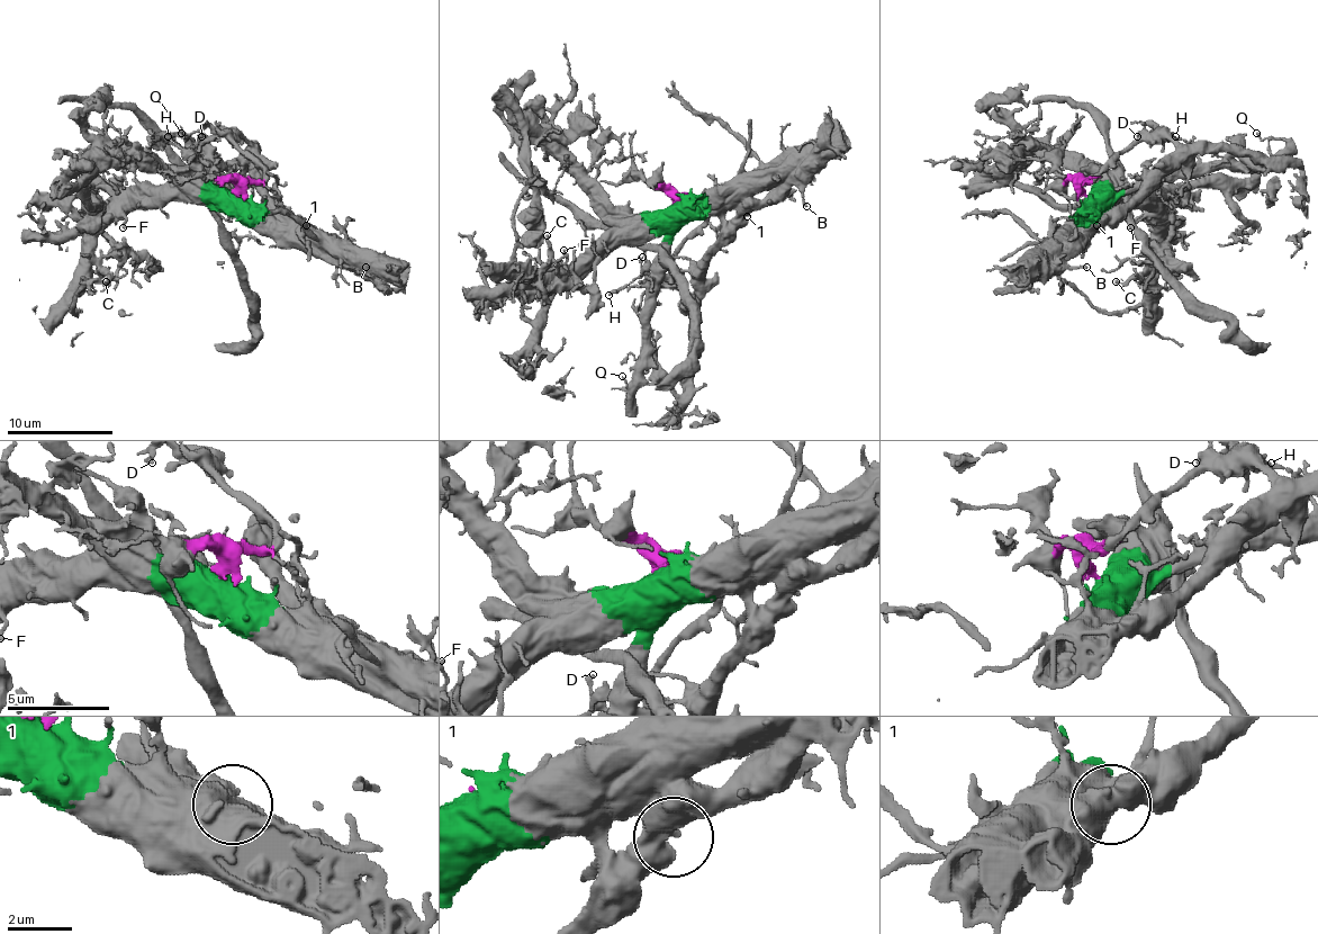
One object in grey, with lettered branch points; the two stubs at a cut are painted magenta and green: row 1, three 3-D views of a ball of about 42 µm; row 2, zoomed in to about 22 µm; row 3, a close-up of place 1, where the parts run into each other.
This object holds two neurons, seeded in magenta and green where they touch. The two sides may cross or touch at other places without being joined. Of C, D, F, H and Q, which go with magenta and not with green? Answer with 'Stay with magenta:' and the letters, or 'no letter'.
Stay with magenta: D, H

